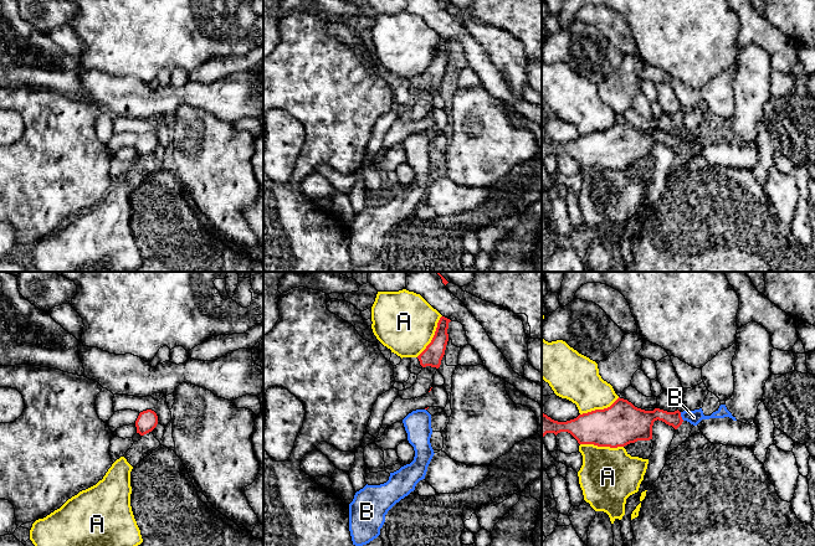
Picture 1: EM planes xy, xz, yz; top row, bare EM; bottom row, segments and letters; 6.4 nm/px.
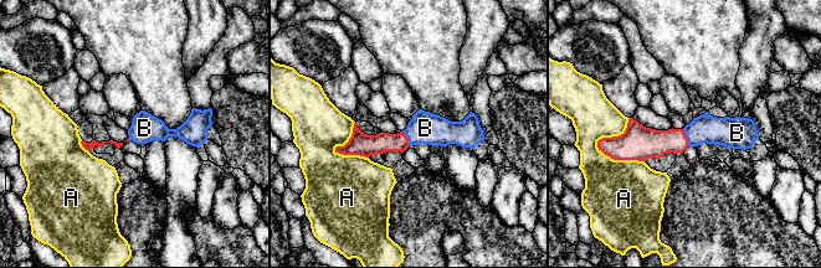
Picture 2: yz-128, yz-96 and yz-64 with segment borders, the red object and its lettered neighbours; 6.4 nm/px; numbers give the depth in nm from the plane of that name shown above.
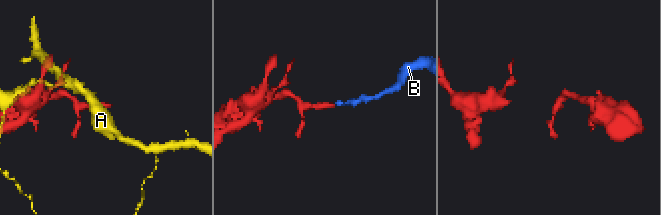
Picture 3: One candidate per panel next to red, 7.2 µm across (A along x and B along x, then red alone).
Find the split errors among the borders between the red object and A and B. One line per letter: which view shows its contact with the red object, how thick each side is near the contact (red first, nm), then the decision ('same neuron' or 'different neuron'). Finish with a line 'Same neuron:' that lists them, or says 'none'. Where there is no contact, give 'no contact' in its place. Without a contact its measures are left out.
A: meets red in yz; 280 nm thick on the red side, 380 nm on the other; different neuron
B: meets red in yz; 140 nm thick on the red side, 90 nm on the other; same neuron
Same neuron: B

